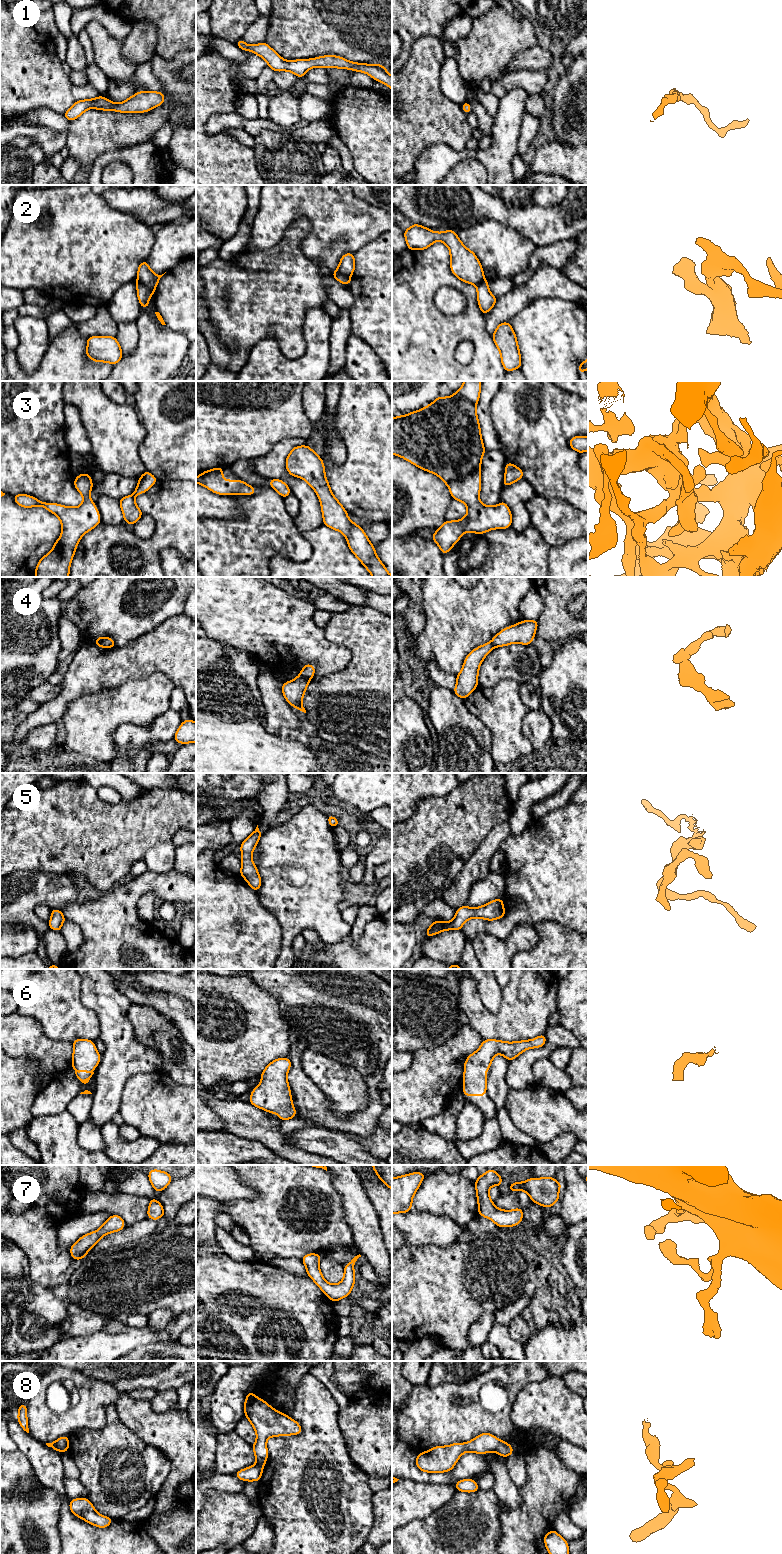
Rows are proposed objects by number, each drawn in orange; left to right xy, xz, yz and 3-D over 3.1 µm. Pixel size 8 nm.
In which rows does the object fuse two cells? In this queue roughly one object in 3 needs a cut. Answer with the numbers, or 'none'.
2, 4, 8

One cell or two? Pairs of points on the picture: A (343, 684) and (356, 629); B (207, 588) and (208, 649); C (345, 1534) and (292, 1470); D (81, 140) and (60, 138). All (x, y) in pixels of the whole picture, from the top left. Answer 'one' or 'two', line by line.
A: one
B: two
C: one
D: two

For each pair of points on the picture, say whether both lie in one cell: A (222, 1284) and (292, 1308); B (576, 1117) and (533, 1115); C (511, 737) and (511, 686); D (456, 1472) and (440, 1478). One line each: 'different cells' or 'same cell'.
A: same cell
B: same cell
C: same cell
D: same cell

